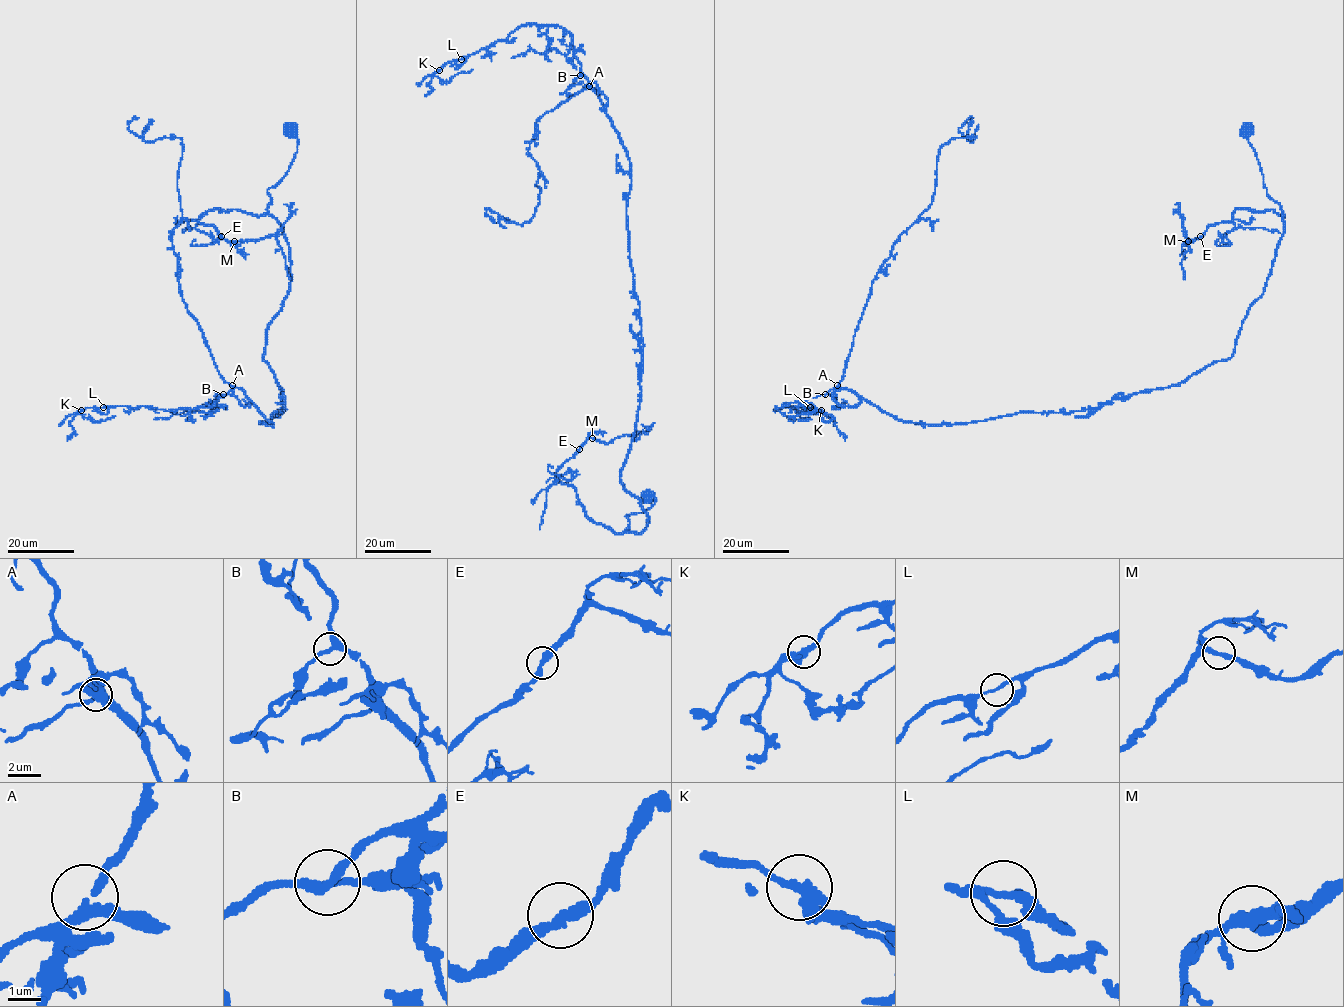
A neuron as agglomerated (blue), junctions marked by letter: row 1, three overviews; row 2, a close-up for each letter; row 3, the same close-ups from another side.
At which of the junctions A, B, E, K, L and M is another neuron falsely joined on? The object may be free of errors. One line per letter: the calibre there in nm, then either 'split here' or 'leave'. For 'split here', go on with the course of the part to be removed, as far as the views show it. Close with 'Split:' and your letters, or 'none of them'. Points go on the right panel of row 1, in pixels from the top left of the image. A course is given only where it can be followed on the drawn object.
A: 260 nm | leave
B: 240 nm | leave
E: 320 nm | leave
K: 360 nm | leave
L: 170 nm | leave
M: 280 nm | leave
Split: none of them

